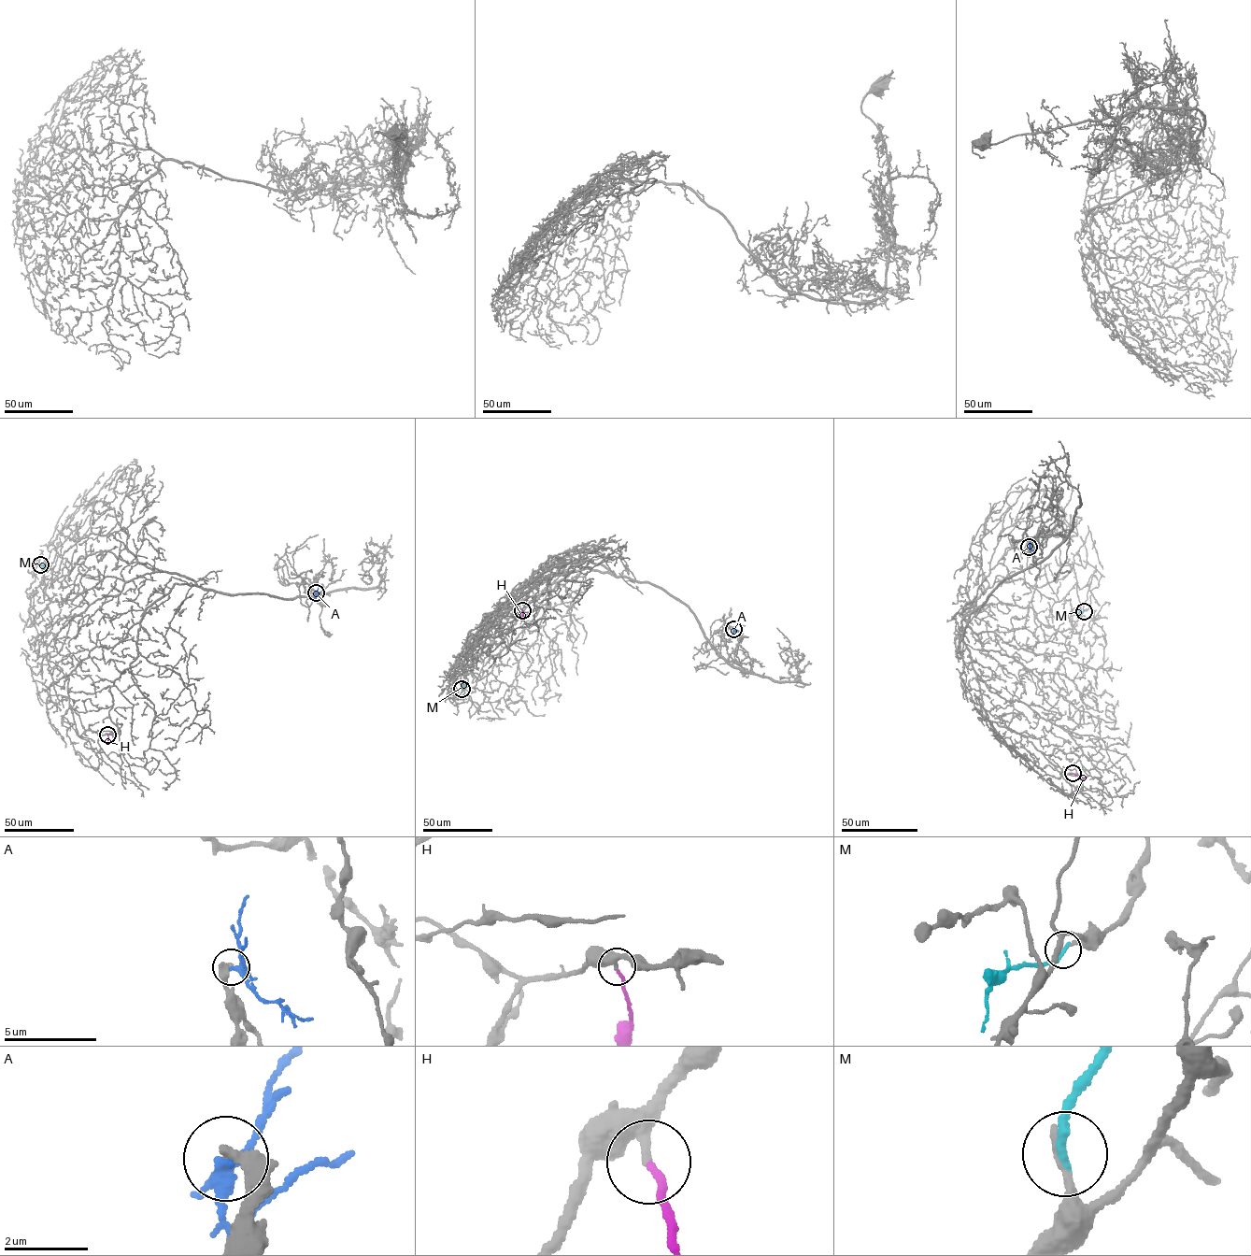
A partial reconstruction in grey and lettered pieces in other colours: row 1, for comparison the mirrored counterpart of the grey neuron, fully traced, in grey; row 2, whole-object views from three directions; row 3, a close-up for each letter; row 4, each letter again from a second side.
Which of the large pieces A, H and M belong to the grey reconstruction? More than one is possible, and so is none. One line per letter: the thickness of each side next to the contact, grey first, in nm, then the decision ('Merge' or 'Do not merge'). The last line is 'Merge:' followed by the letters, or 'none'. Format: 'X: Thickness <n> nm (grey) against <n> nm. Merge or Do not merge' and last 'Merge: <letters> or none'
A: Thickness 240 nm (grey) against 240 nm. Do not merge
H: Thickness 240 nm (grey) against 150 nm. Merge
M: Thickness 190 nm (grey) against 240 nm. Do not merge
Merge: H

